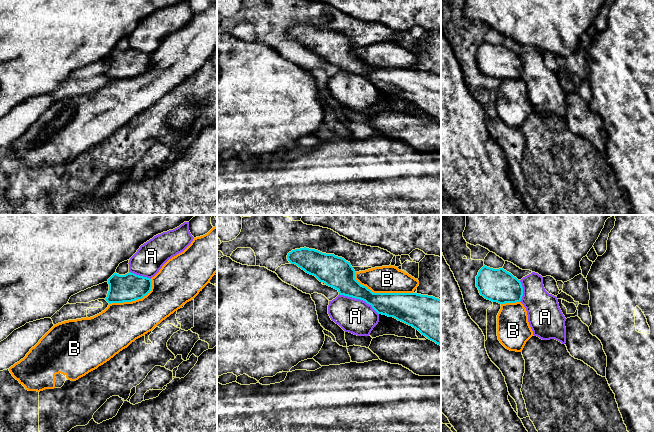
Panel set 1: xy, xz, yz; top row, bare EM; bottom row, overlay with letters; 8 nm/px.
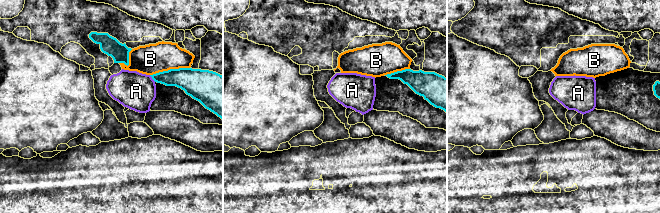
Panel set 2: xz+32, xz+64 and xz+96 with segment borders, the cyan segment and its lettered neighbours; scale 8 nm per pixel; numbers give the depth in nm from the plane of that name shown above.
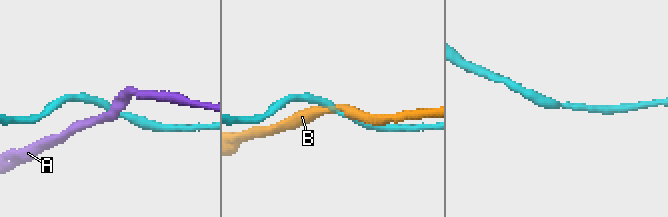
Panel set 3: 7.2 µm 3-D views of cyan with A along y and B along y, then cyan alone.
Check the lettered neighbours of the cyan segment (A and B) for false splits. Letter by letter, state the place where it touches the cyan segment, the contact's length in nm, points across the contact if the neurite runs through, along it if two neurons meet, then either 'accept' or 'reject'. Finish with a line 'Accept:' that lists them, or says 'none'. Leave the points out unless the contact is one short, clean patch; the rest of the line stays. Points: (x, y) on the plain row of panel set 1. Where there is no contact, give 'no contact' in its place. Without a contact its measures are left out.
A: xz (359, 74) | 360 nm | reject
B: xz (381, 69) | 500 nm | reject
Accept: none

